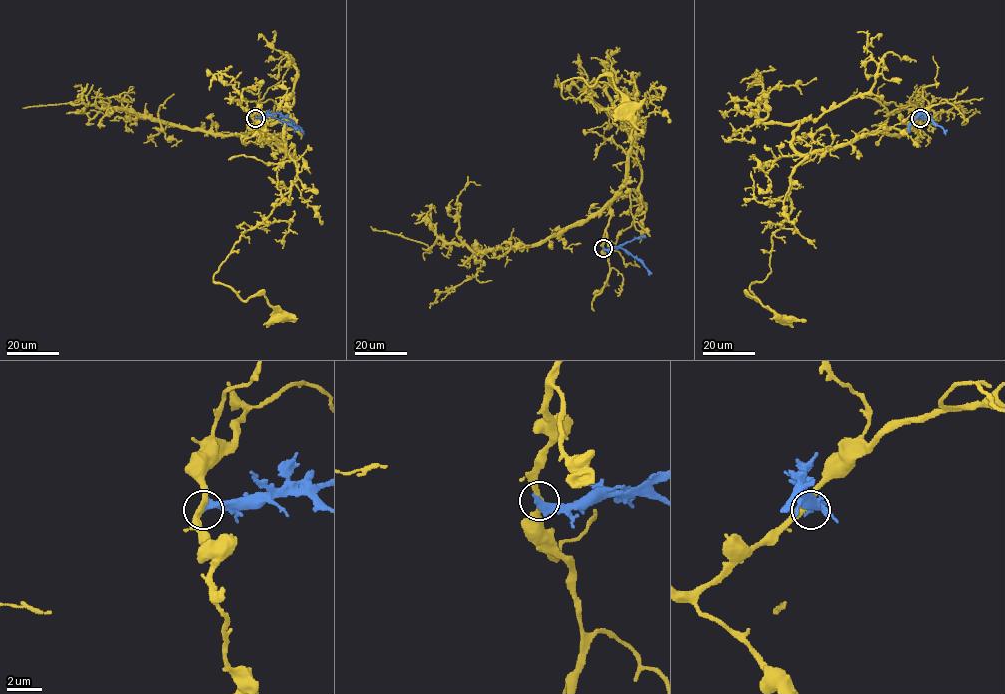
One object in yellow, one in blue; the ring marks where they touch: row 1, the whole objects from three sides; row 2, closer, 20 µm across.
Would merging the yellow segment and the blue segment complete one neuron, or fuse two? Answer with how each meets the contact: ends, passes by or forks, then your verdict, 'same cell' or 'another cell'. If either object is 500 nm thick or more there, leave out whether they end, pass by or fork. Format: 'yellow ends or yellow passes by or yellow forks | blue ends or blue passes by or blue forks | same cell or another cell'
yellow passes by | blue ends | another cell

